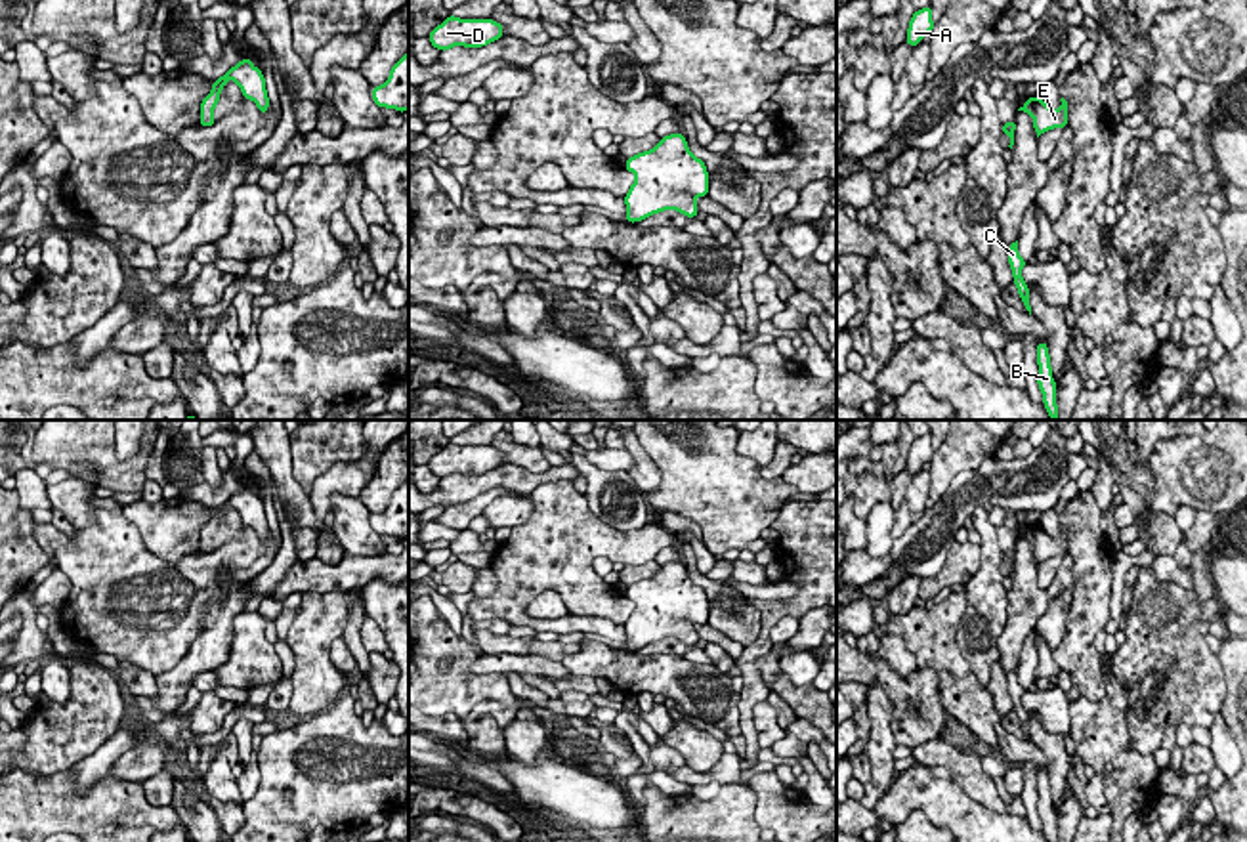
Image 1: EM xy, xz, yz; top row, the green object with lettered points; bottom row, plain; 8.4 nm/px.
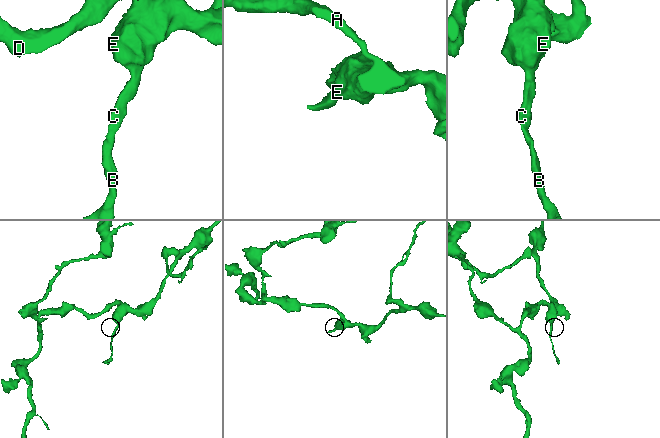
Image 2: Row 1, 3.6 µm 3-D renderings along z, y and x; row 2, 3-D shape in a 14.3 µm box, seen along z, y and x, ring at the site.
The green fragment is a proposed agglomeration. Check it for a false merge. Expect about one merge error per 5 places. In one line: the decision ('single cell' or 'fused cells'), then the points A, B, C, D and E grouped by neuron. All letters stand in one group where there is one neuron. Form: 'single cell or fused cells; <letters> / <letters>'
single cell; A B C D E

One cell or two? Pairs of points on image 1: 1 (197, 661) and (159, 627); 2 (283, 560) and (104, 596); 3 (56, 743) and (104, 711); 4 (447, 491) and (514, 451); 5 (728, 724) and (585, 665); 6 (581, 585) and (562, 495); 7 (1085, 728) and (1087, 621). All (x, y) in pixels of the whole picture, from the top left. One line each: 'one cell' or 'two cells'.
1: two cells
2: two cells
3: one cell
4: two cells
5: one cell
6: one cell
7: two cells

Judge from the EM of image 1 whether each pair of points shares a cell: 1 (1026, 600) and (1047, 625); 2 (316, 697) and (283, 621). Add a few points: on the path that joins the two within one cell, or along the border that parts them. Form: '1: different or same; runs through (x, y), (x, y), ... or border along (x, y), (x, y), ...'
1: different; border along (1045, 590), (1047, 610), (1034, 631)
2: different; border along (302, 592), (298, 615), (283, 640)

